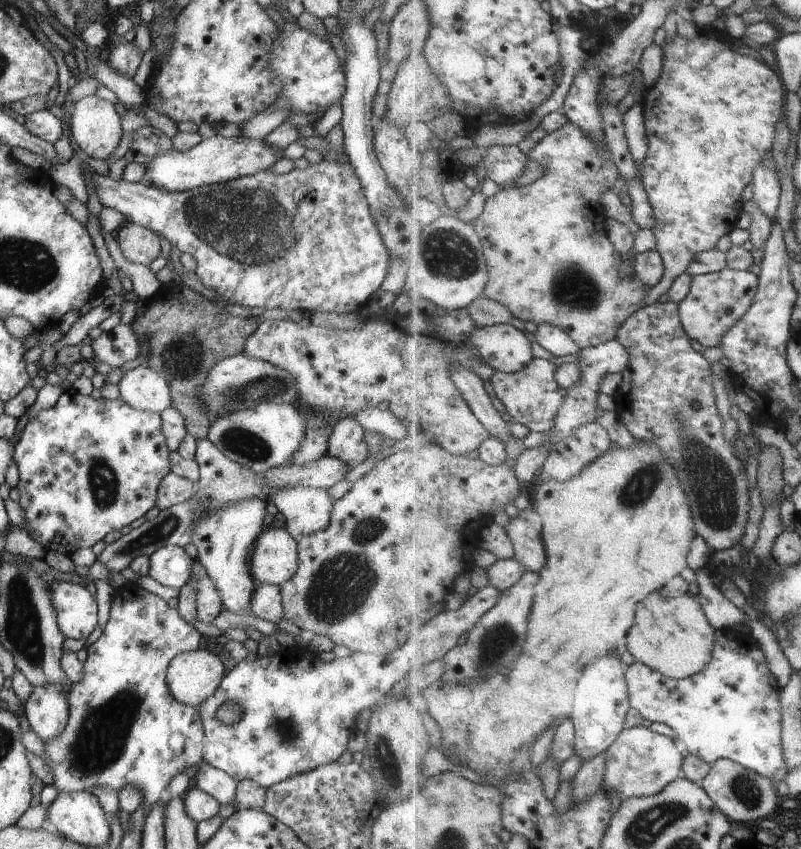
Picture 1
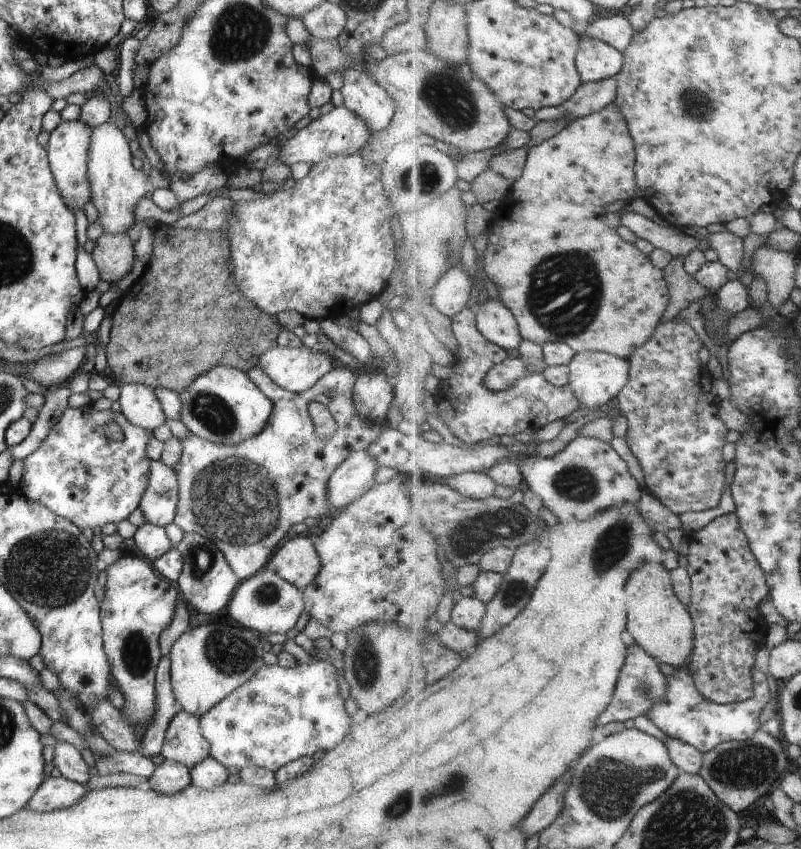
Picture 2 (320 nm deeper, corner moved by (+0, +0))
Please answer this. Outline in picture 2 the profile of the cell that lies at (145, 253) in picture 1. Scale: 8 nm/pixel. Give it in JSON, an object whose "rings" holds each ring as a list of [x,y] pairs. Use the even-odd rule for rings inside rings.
{"rings":[[[101,233],[94,240],[94,247],[89,254],[98,270],[100,280],[110,285],[130,270],[135,259],[133,244],[125,233]]]}

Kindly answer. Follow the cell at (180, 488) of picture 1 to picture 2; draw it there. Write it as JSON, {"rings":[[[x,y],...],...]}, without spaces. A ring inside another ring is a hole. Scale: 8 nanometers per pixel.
{"rings":[[[151,461],[148,468],[147,486],[138,502],[144,520],[164,527],[172,522],[176,507],[178,484],[176,474],[161,461]]]}

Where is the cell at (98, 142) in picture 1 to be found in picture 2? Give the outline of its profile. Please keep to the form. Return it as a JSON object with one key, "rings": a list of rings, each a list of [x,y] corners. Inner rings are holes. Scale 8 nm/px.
{"rings":[[[109,120],[92,127],[89,142],[86,177],[90,184],[90,201],[98,212],[102,232],[123,234],[134,224],[133,207],[137,201],[147,192],[168,187],[169,180],[155,168],[148,171],[133,168],[127,140]]]}

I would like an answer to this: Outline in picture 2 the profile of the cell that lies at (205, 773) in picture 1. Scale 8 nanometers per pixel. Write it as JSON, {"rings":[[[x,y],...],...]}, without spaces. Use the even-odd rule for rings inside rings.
{"rings":[[[177,711],[169,721],[160,748],[164,760],[180,762],[187,768],[209,756],[209,743],[200,733],[198,717]]]}

